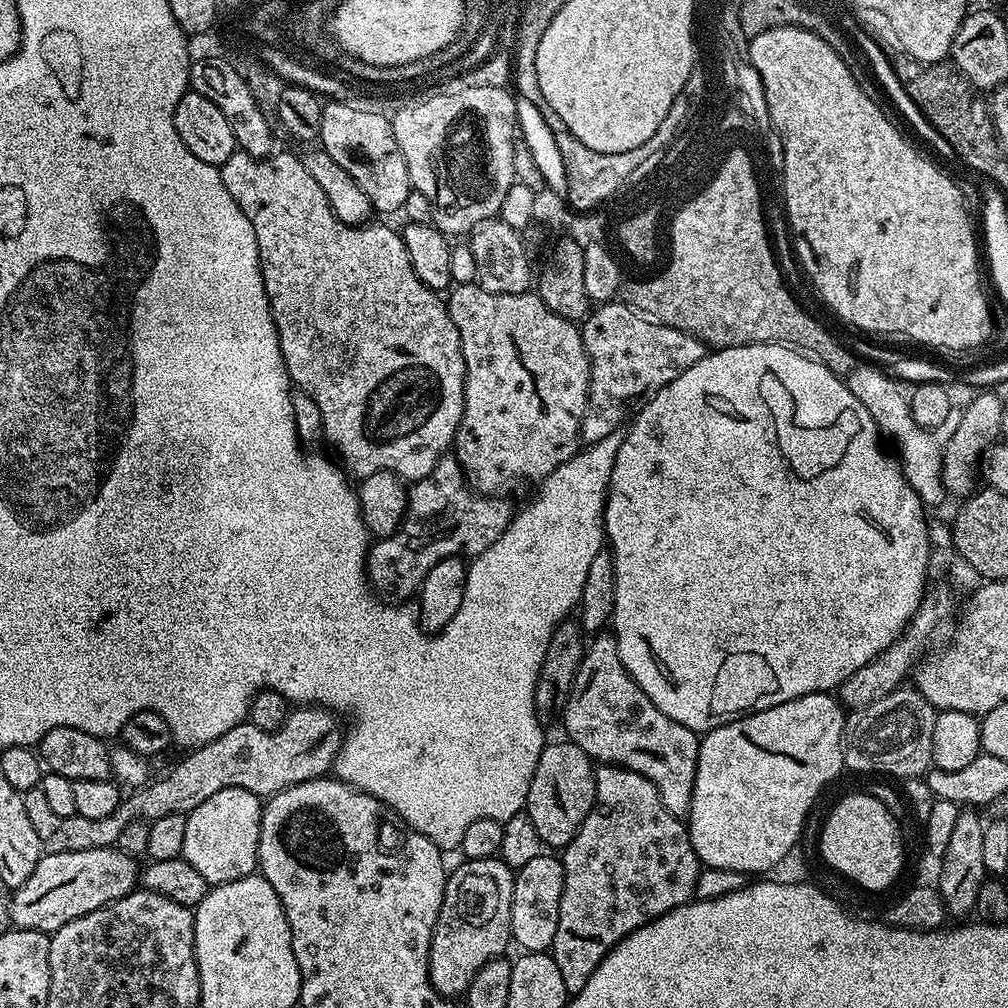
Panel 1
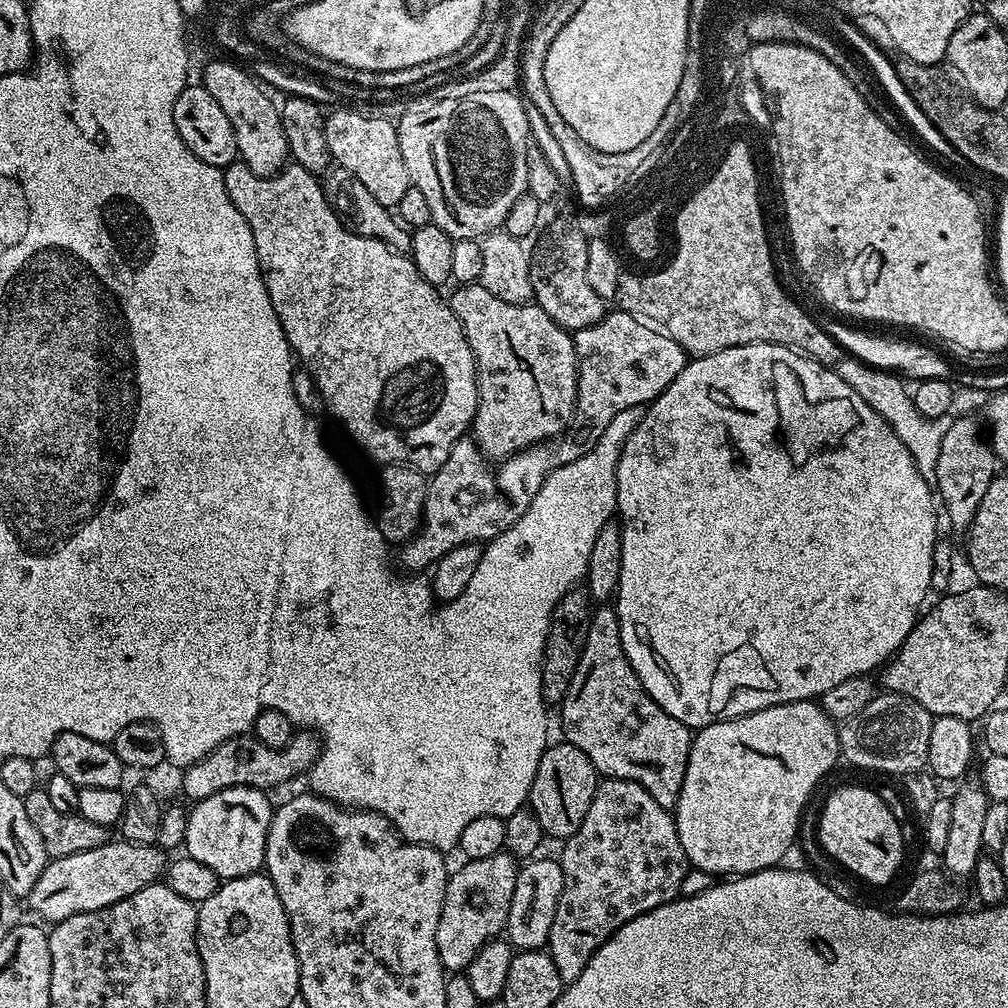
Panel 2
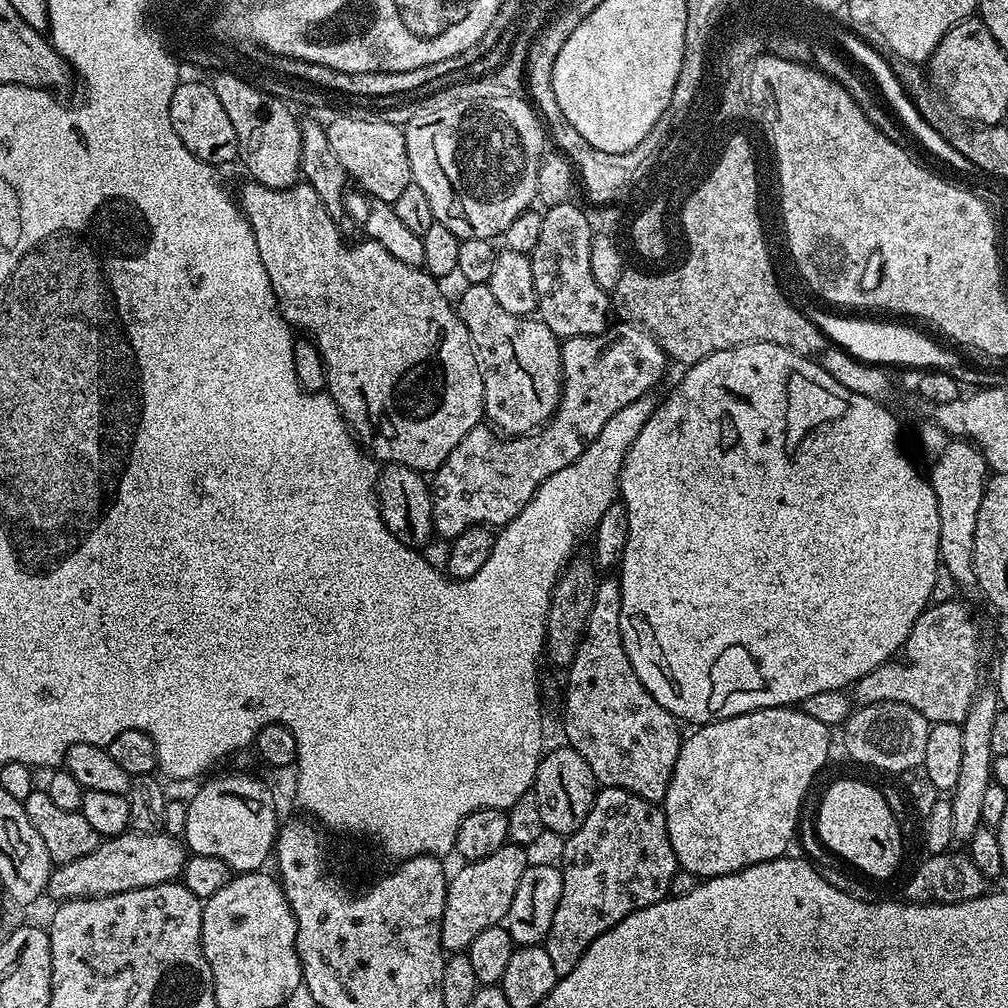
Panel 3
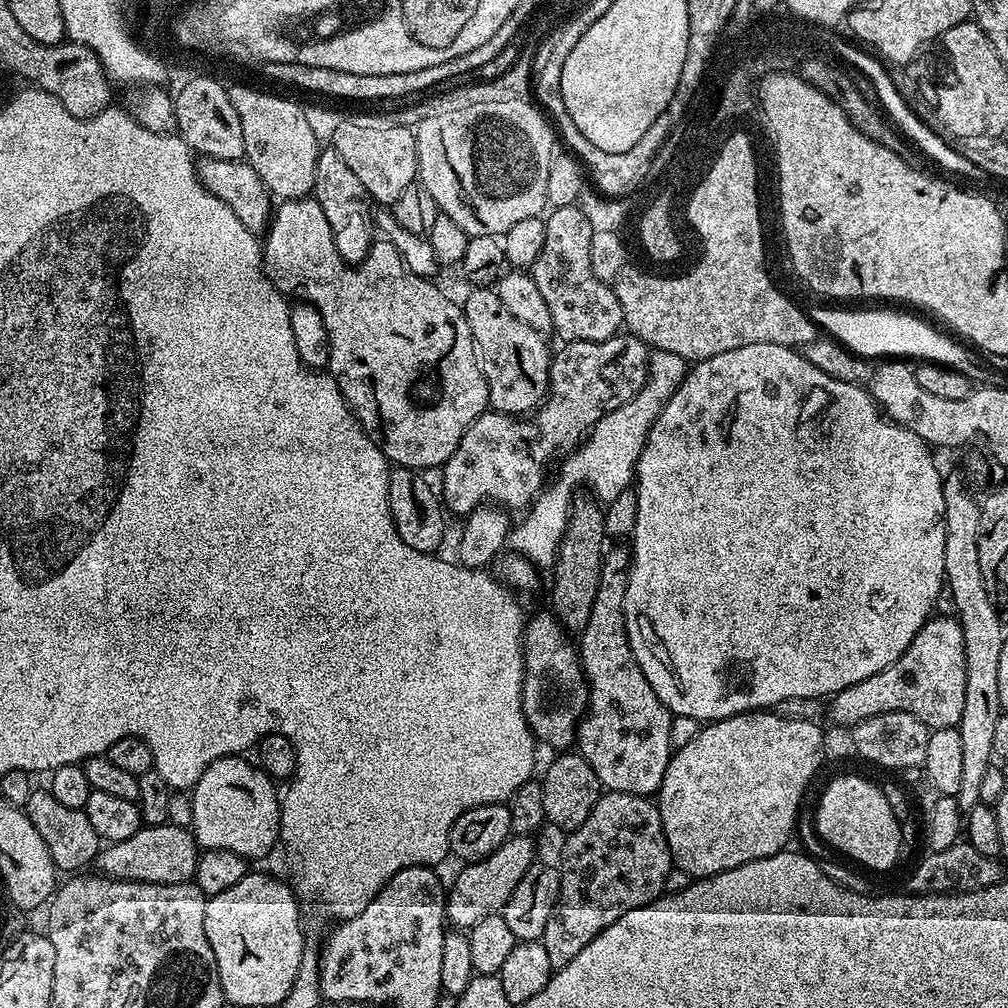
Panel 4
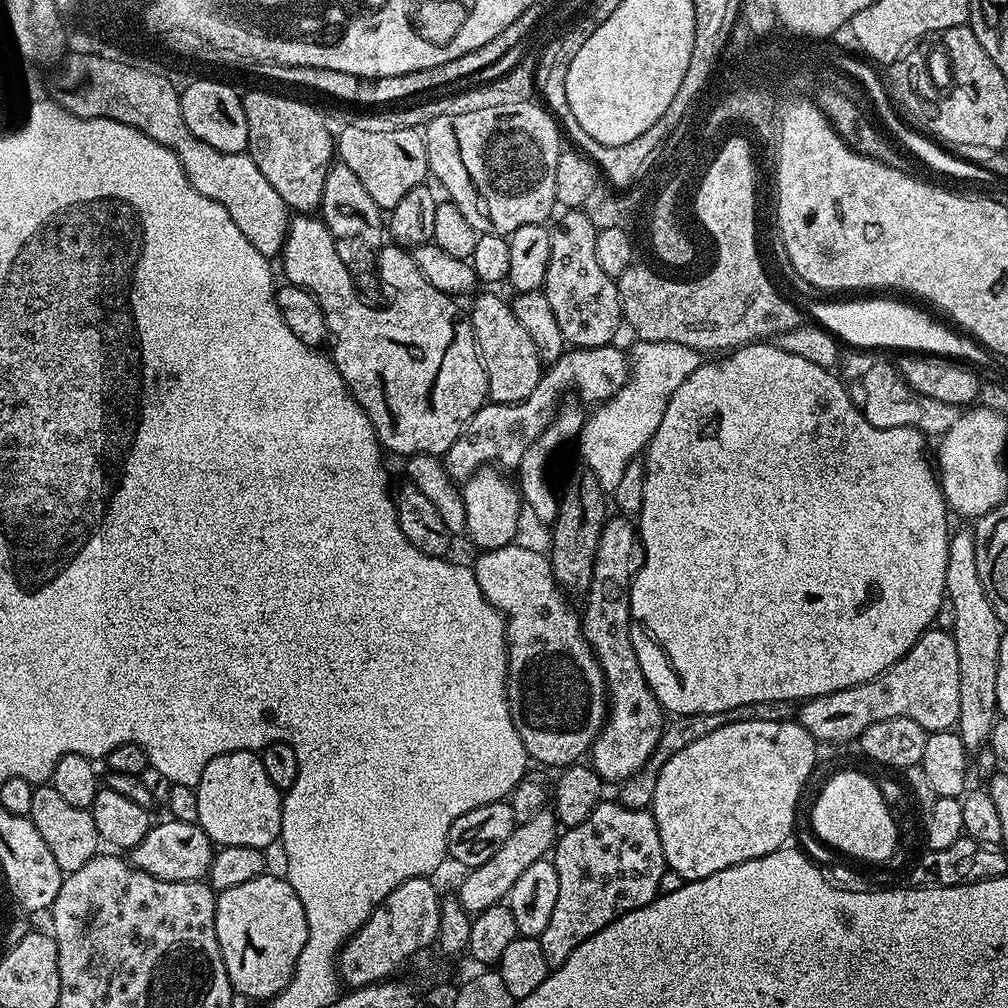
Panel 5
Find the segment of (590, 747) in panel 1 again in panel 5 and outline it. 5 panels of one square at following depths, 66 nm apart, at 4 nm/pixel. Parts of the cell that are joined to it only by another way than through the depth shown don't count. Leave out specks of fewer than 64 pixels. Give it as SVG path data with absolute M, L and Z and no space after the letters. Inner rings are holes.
M619 514L608 518L598 539L597 557L594 558L594 578L583 597L585 600L584 608L582 607L584 637L602 666L604 685L608 688L608 719L605 720L603 728L590 749L590 766L605 782L611 782L611 780L623 782L632 775L638 774L654 754L654 748L662 738L666 723L666 713L660 707L658 698L650 690L642 674L642 666L638 666L638 654L634 654L632 641L632 619L630 618L632 579L638 574L643 561L644 543L640 540L637 525L631 519Z

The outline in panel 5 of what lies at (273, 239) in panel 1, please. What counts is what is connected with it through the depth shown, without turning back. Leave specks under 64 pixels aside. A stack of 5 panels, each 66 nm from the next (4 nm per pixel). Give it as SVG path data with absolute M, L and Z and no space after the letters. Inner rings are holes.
M296 214L291 217L288 226L288 238L285 240L282 249L283 256L283 279L287 283L293 284L296 288L305 288L310 294L314 294L318 306L322 306L322 314L328 323L330 345L332 344L330 359L336 363L336 368L342 374L342 378L352 392L352 397L354 397L356 403L362 406L362 410L370 418L381 449L387 450L389 453L391 453L390 451L397 452L401 458L410 456L443 457L444 453L450 450L450 446L458 438L458 434L462 434L462 430L468 425L470 418L489 399L488 376L484 373L484 366L480 362L480 353L476 351L476 339L472 333L472 322L465 313L464 316L460 313L460 308L456 305L457 301L442 290L434 290L434 286L430 286L430 282L426 282L426 278L422 278L422 270L418 270L418 266L414 266L414 258L412 257L411 251L405 250L399 244L392 242L381 248L378 253L378 284L381 289L384 287L385 294L392 301L385 308L375 308L374 305L367 304L359 296L361 293L354 283L354 277L346 270L342 258L338 258L336 247L334 246L334 238L330 234L330 230L324 225L323 219L316 214Z

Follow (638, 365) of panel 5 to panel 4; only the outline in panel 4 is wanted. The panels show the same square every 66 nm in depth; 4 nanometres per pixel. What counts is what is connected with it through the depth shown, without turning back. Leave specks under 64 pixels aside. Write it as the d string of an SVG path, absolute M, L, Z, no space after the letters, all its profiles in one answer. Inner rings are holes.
M669 352L651 353L648 361L648 380L618 410L610 410L606 418L602 418L584 437L582 443L571 454L563 457L564 465L556 476L552 485L549 483L532 501L527 509L524 521L513 527L510 540L514 545L520 544L519 555L525 556L537 569L548 570L556 563L556 551L559 550L560 539L563 538L567 527L568 512L572 505L574 493L583 486L597 501L607 502L618 498L622 490L626 490L633 483L636 475L636 463L646 446L646 438L666 402L676 393L678 386L688 374L689 361L683 360L678 354Z

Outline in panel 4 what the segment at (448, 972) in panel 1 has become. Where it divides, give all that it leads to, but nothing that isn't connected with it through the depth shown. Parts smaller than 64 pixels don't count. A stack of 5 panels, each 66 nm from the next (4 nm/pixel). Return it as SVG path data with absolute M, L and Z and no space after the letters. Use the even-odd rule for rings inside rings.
M513 834L485 860L473 860L461 867L464 869L457 874L452 888L450 884L446 892L446 920L453 929L471 930L482 922L482 918L503 913L518 882L522 882L522 874L526 874L526 870L537 859L534 841L532 836Z

